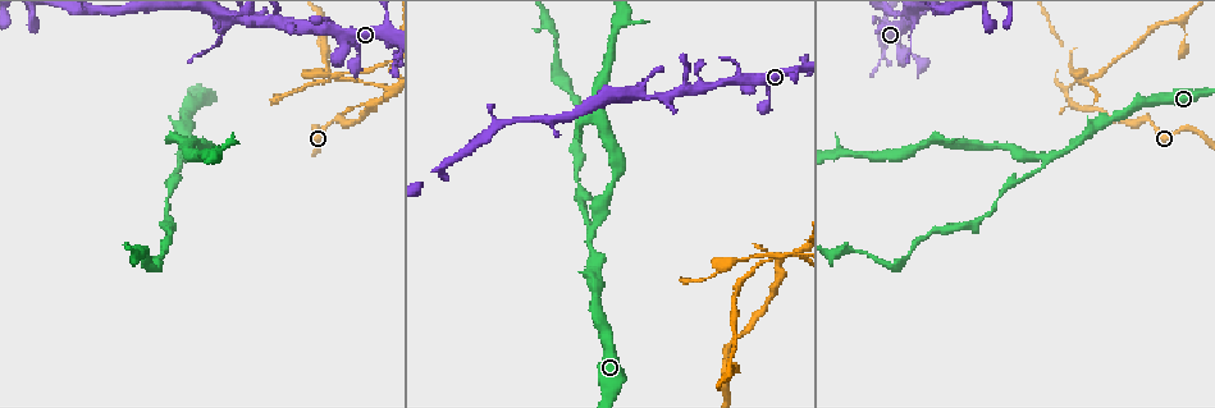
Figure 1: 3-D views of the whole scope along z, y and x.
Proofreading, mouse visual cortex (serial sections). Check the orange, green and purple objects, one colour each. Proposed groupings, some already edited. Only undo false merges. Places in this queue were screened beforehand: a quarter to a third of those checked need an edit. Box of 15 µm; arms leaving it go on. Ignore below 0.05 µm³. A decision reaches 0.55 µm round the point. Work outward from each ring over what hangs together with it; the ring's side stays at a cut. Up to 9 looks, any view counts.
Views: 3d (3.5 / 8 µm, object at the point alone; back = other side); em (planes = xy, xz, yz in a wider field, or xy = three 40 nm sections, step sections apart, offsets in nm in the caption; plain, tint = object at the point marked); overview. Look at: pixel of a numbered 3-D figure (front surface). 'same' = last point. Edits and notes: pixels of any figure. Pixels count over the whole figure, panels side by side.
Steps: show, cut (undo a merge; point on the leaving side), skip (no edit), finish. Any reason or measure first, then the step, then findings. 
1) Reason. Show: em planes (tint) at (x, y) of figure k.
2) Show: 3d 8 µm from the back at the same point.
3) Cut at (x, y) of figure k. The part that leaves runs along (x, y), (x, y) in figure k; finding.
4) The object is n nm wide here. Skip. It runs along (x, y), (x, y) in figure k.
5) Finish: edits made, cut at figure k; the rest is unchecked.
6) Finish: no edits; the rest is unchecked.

Sharp bend. Show: 3d 3.5 µm from the back at (799, 249) of figure 1.

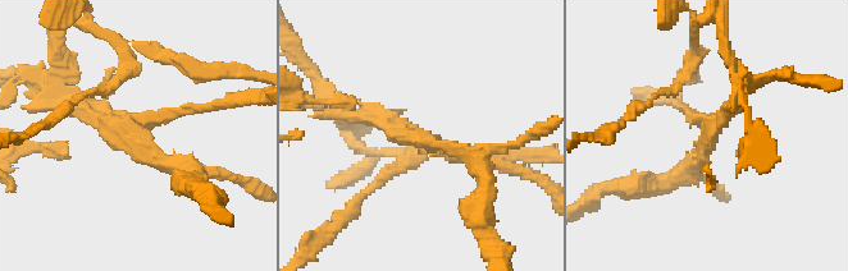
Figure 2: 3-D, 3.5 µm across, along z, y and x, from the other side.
Show: em xy step 5 (tint) at (704, 140) of figure 2.

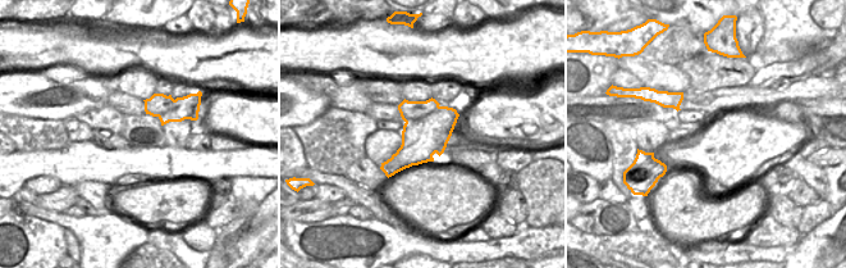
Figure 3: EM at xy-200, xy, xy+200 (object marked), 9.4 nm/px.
3 arms meet here. Cut at (395, 170) of figure 2. A border runs along (439, 107), (421, 118), (406, 122) in figure 3; two cells meet here.

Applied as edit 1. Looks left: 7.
Three arms meet. Show: 3d 3.5 µm at (177, 157) of figure 1.

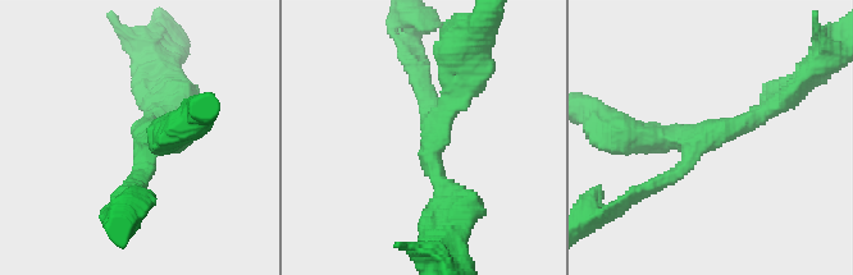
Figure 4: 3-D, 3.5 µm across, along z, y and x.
3 arms meet here; the arms are 200, 250, 300 nm wide; now the EM. Show: em xy step 2 (plain) at (431, 130) of figure 4.

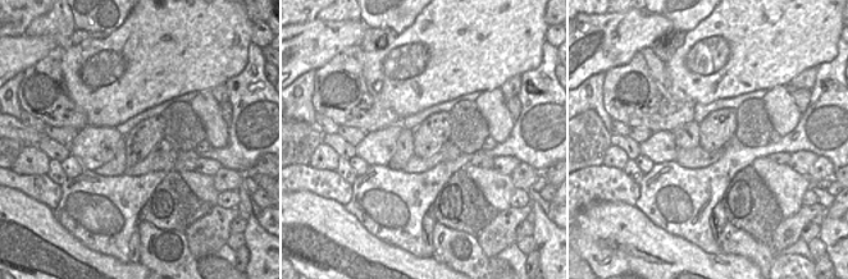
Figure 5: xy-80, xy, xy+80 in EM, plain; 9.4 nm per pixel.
Show: em xy step 2 (tint) at the same point.

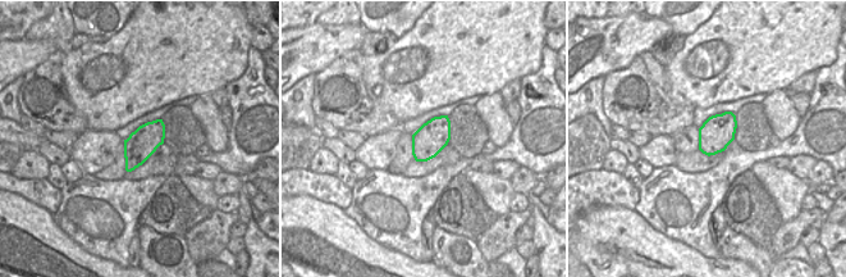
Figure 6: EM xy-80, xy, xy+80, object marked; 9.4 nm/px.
The object is 300 nm wide here. Skip. It runs along (767, 109), (705, 140), (629, 132) in figure 4; all the same cell.

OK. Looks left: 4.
A fork. Show: 3d 3.5 µm at (281, 22) of figure 1.

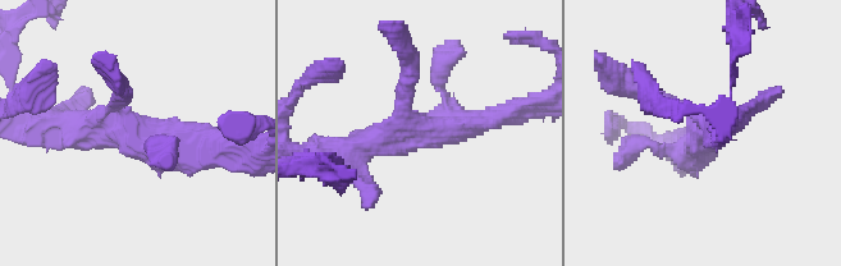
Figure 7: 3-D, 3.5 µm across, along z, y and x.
Skip. It runs along (503, 114), (342, 150) in figure 7; all the same cell.

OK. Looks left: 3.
Looks like a crossing. Show: 3d 3.5 µm from the back at (641, 97) of figure 1.

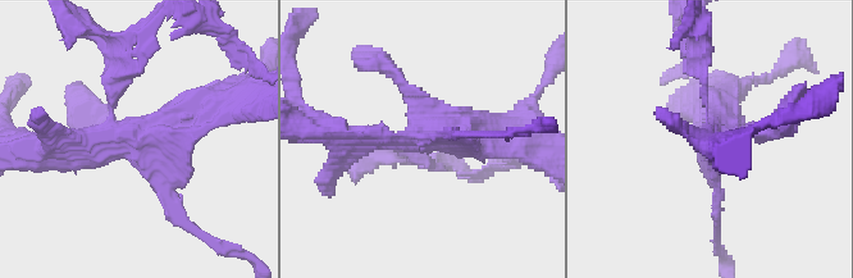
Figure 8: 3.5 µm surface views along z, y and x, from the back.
Show: em xy step 5 (tint) at (426, 135) of figure 8.

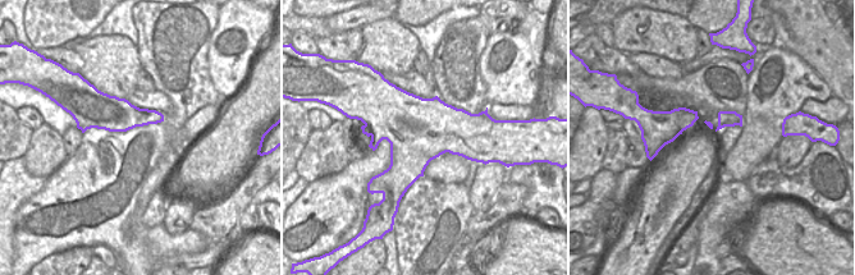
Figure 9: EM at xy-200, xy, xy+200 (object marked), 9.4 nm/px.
Cut at (409, 156) of figure 8. The part that leaves runs along (110, 121), (114, 89), (122, 89) in figure 8; a second cell is stuck on.

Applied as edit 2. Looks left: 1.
Finish: edits made, cut at figure 2, cut at figure 8; the rest is unchecked.

